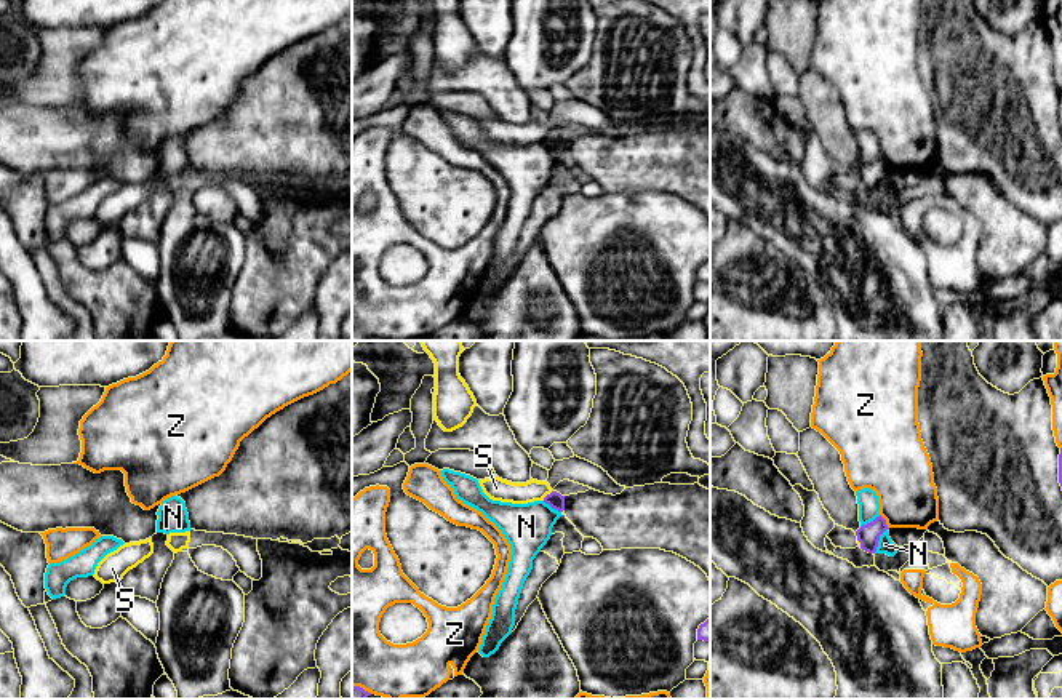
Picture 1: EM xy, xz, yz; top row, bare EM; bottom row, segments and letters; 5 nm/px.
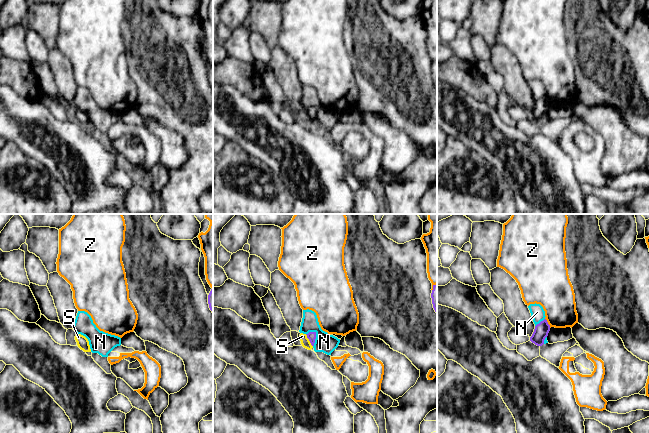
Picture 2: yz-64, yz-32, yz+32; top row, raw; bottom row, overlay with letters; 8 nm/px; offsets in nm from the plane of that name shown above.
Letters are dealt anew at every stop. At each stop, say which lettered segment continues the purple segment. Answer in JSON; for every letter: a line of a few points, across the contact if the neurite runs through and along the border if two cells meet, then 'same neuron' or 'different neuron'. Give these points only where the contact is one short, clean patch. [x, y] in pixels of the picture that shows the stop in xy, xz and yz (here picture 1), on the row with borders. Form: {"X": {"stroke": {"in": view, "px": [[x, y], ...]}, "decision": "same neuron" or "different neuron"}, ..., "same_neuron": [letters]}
{"N": {"decision": "different neuron"}, "S": {"stroke": {"in": "xz", "px": [[552, 490], [542, 499]]}, "decision": "different neuron"}, "Z": {"decision": "different neuron"}, "same_neuron": []}

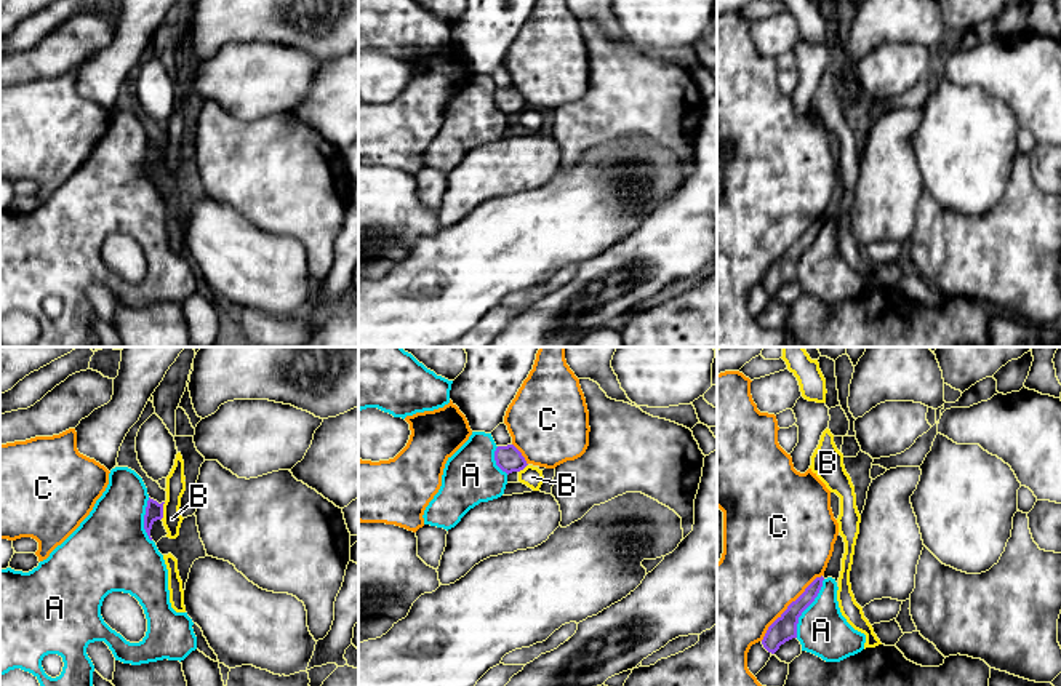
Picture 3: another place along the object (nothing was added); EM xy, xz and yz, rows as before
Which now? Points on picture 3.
{"A": {"decision": "different neuron"}, "B": {"stroke": {"in": "xy", "px": [[165, 502], [160, 518]]}, "decision": "different neuron"}, "C": {"decision": "different neuron"}, "same_neuron": []}

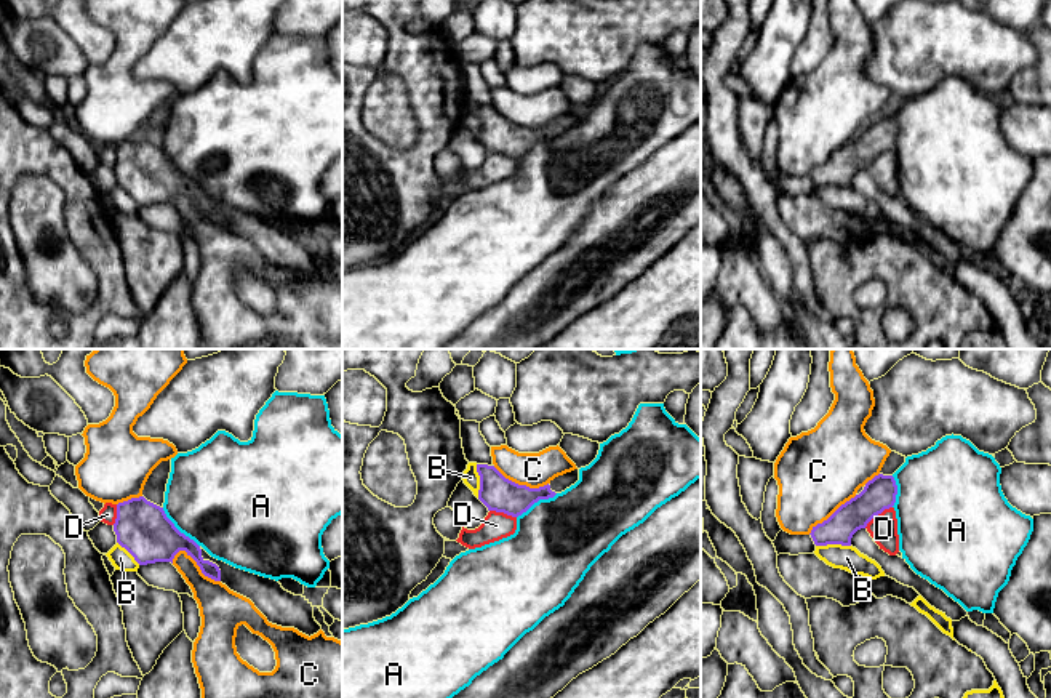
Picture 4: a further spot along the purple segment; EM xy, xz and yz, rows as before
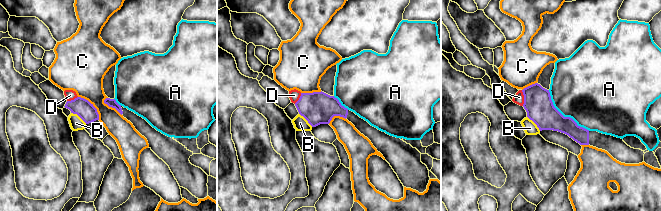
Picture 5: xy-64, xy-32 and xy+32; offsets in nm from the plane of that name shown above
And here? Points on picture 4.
{"A": {"decision": "different neuron"}, "B": {"stroke": {"in": "yz", "px": [[850, 545], [816, 546]]}, "decision": "different neuron"}, "C": {"decision": "different neuron"}, "D": {"decision": "different neuron"}, "same_neuron": []}

